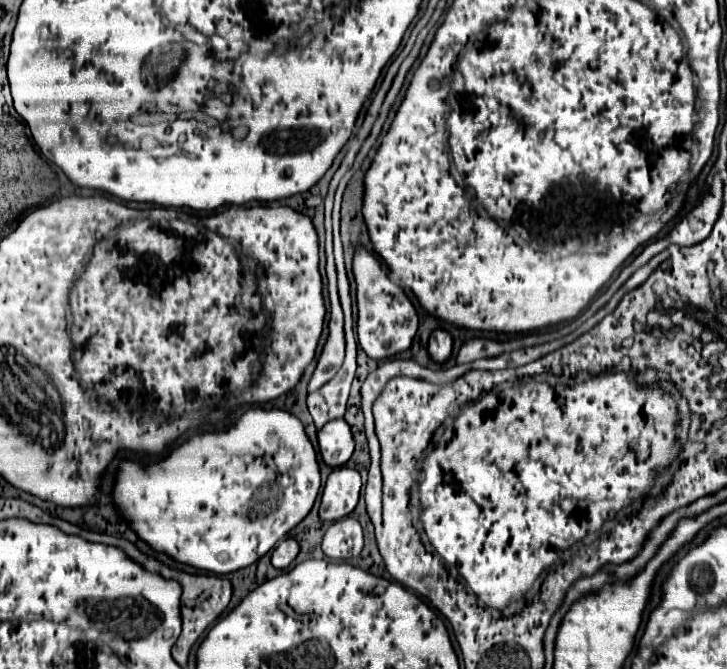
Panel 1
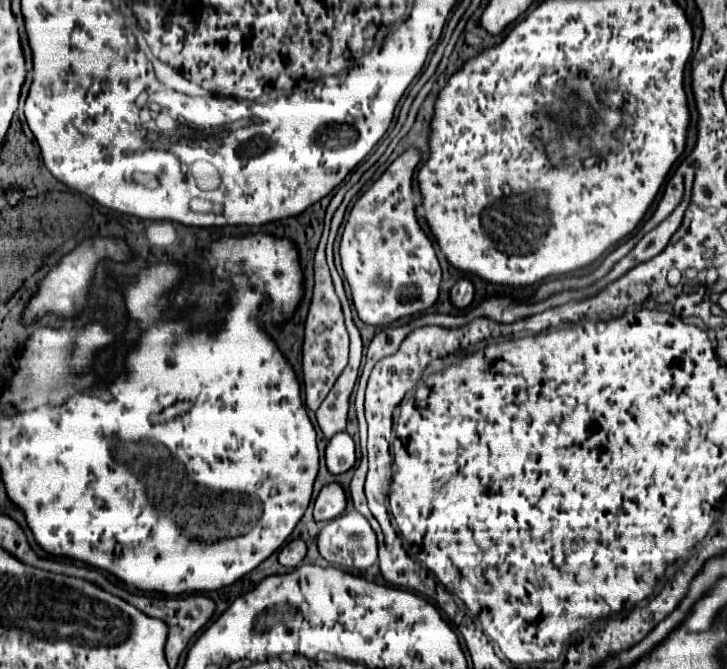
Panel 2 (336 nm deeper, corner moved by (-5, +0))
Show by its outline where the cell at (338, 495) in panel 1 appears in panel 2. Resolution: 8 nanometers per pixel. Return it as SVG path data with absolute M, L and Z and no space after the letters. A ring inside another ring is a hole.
M328 483L322 487L320 495L316 497L314 503L314 519L316 521L330 521L336 519L338 515L344 513L348 503L346 491L342 489L340 483Z

